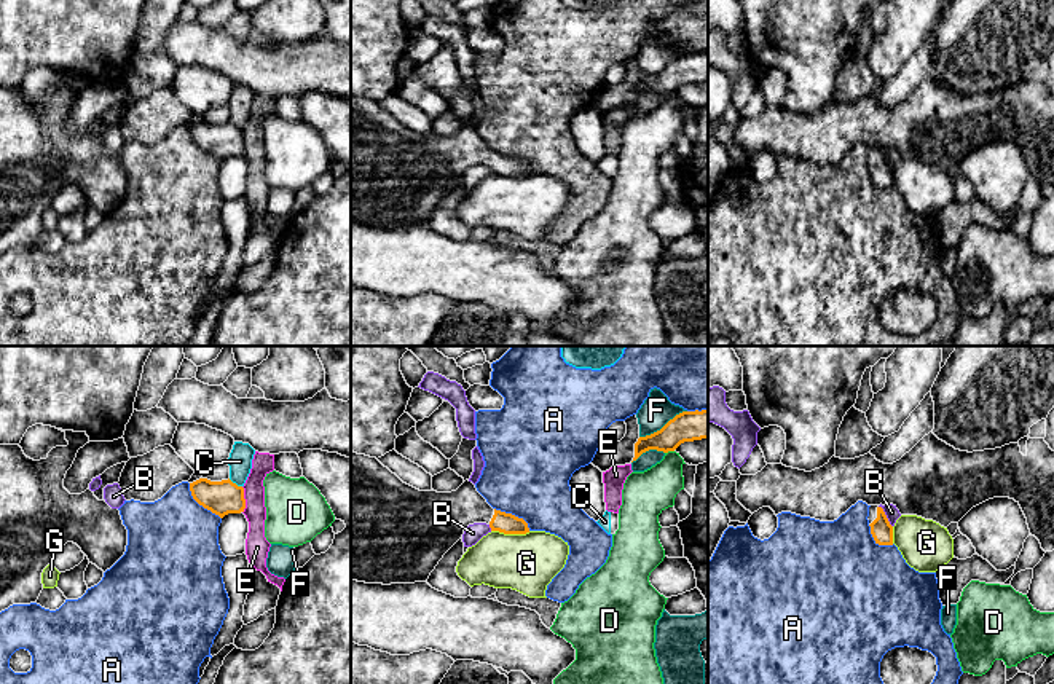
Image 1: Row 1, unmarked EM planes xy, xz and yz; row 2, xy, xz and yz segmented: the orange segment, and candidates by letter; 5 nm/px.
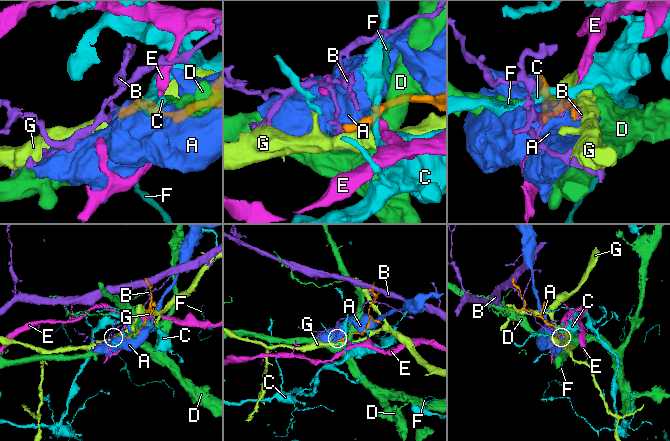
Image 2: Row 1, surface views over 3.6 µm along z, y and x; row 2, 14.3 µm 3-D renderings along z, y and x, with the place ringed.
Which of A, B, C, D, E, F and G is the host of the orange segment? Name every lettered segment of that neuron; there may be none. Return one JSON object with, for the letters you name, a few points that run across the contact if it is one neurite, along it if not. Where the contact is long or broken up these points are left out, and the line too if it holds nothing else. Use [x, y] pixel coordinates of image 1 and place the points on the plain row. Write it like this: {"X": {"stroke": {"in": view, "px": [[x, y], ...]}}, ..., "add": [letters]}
{"add": []}

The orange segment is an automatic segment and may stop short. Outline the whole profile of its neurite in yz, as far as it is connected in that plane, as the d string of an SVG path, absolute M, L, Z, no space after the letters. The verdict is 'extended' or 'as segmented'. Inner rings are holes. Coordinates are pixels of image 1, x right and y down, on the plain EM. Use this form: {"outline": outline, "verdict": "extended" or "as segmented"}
{"outline": "M871 148L867 163L875 187L893 188L893 169L890 167L883 151L879 148Z", "verdict": "extended"}

